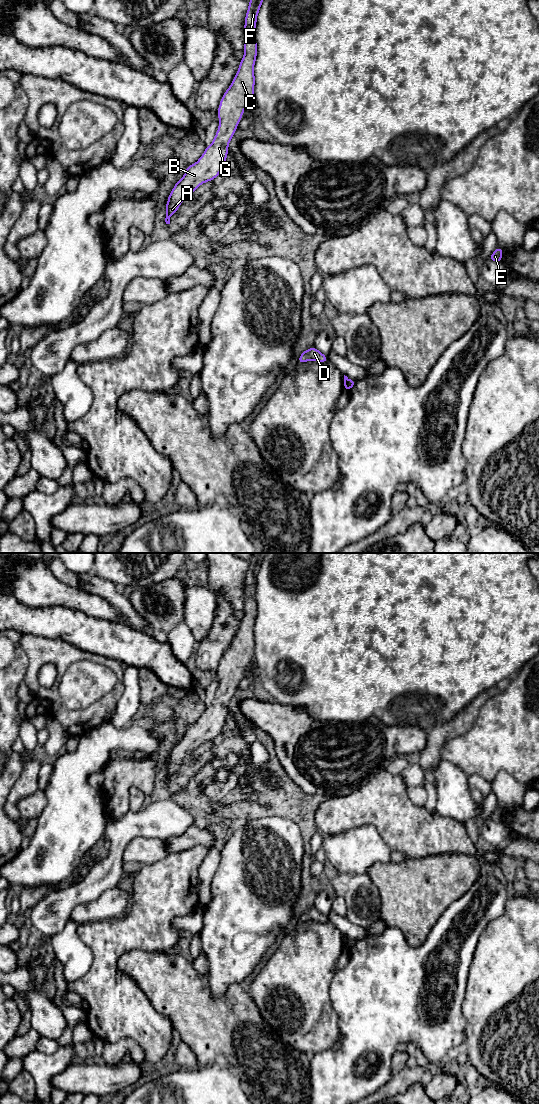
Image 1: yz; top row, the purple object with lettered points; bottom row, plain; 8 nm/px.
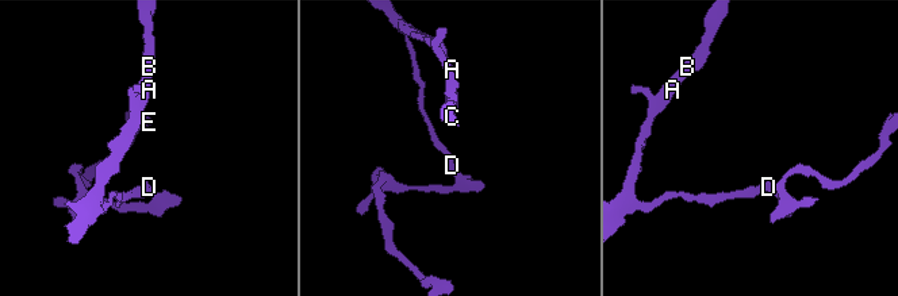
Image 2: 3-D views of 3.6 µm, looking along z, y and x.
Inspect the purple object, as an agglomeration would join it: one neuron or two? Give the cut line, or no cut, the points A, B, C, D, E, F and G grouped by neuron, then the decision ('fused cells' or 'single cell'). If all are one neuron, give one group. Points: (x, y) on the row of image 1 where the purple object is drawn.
cut in yz along (347, 379), (349, 389); A B C D F G / E; fused cells

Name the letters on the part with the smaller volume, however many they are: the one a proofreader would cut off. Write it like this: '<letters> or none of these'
A, B, C, D, F, G

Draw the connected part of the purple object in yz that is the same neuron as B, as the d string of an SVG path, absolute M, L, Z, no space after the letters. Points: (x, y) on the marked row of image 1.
M250 0L249 7L246 12L244 25L244 56L240 61L240 65L236 76L234 77L230 87L225 91L221 98L220 105L217 111L219 117L219 127L214 137L213 142L206 147L204 153L199 160L193 165L188 165L184 176L177 181L171 193L168 196L168 203L166 206L166 224L170 224L170 216L177 212L180 204L188 195L191 195L201 184L215 179L225 164L228 155L228 146L233 137L237 126L243 116L245 108L254 99L254 64L256 61L258 47L256 44L256 22L258 12L263 0Z

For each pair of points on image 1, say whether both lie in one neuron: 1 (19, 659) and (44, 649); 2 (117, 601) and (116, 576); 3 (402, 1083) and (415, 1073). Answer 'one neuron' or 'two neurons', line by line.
1: two neurons
2: two neurons
3: one neuron

